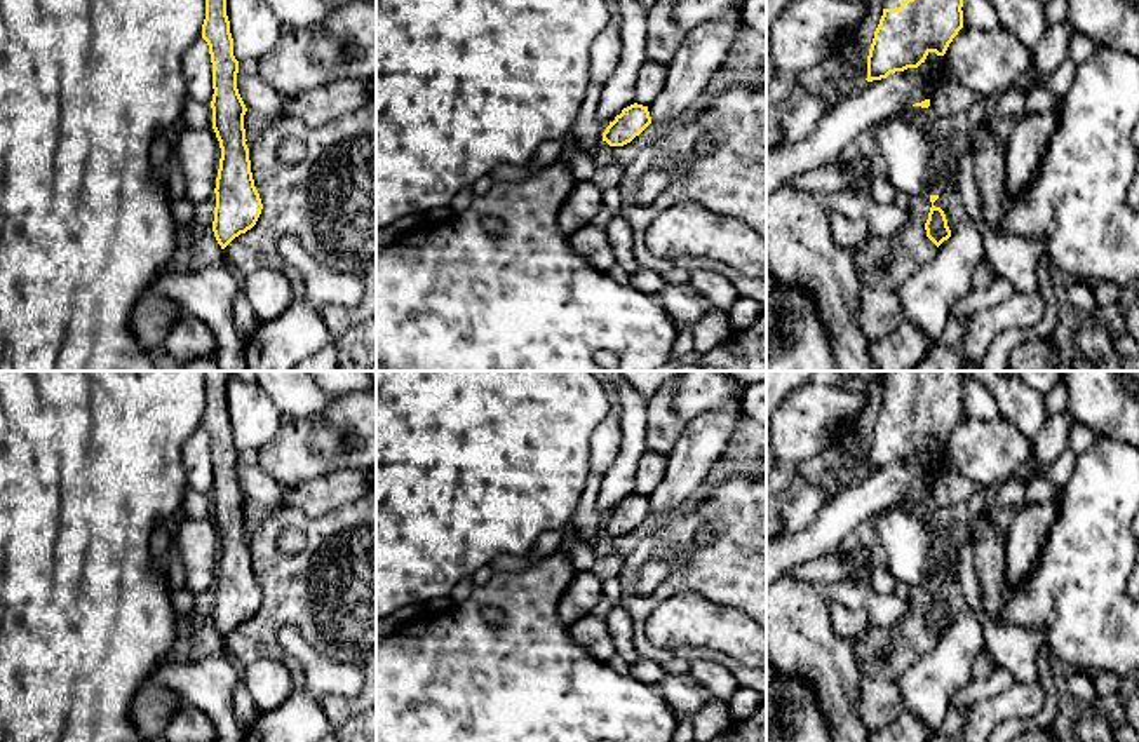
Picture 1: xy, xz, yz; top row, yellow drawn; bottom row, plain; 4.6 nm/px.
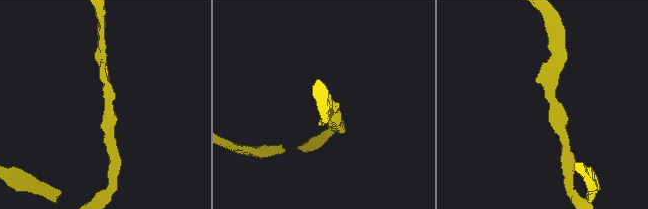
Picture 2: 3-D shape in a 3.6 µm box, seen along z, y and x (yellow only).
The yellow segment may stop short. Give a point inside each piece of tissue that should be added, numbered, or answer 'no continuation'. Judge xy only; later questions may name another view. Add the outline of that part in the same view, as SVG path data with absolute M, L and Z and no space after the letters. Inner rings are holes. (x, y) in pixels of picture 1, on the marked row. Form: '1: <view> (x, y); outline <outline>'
no continuation

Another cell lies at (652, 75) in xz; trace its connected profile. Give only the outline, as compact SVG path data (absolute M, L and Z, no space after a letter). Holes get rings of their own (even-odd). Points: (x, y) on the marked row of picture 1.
M646 59L637 73L634 103L648 106L665 82L667 66Z

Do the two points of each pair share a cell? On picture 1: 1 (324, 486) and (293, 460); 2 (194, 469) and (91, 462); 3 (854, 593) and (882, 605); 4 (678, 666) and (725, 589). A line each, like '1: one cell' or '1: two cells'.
1: two cells
2: two cells
3: one cell
4: two cells

